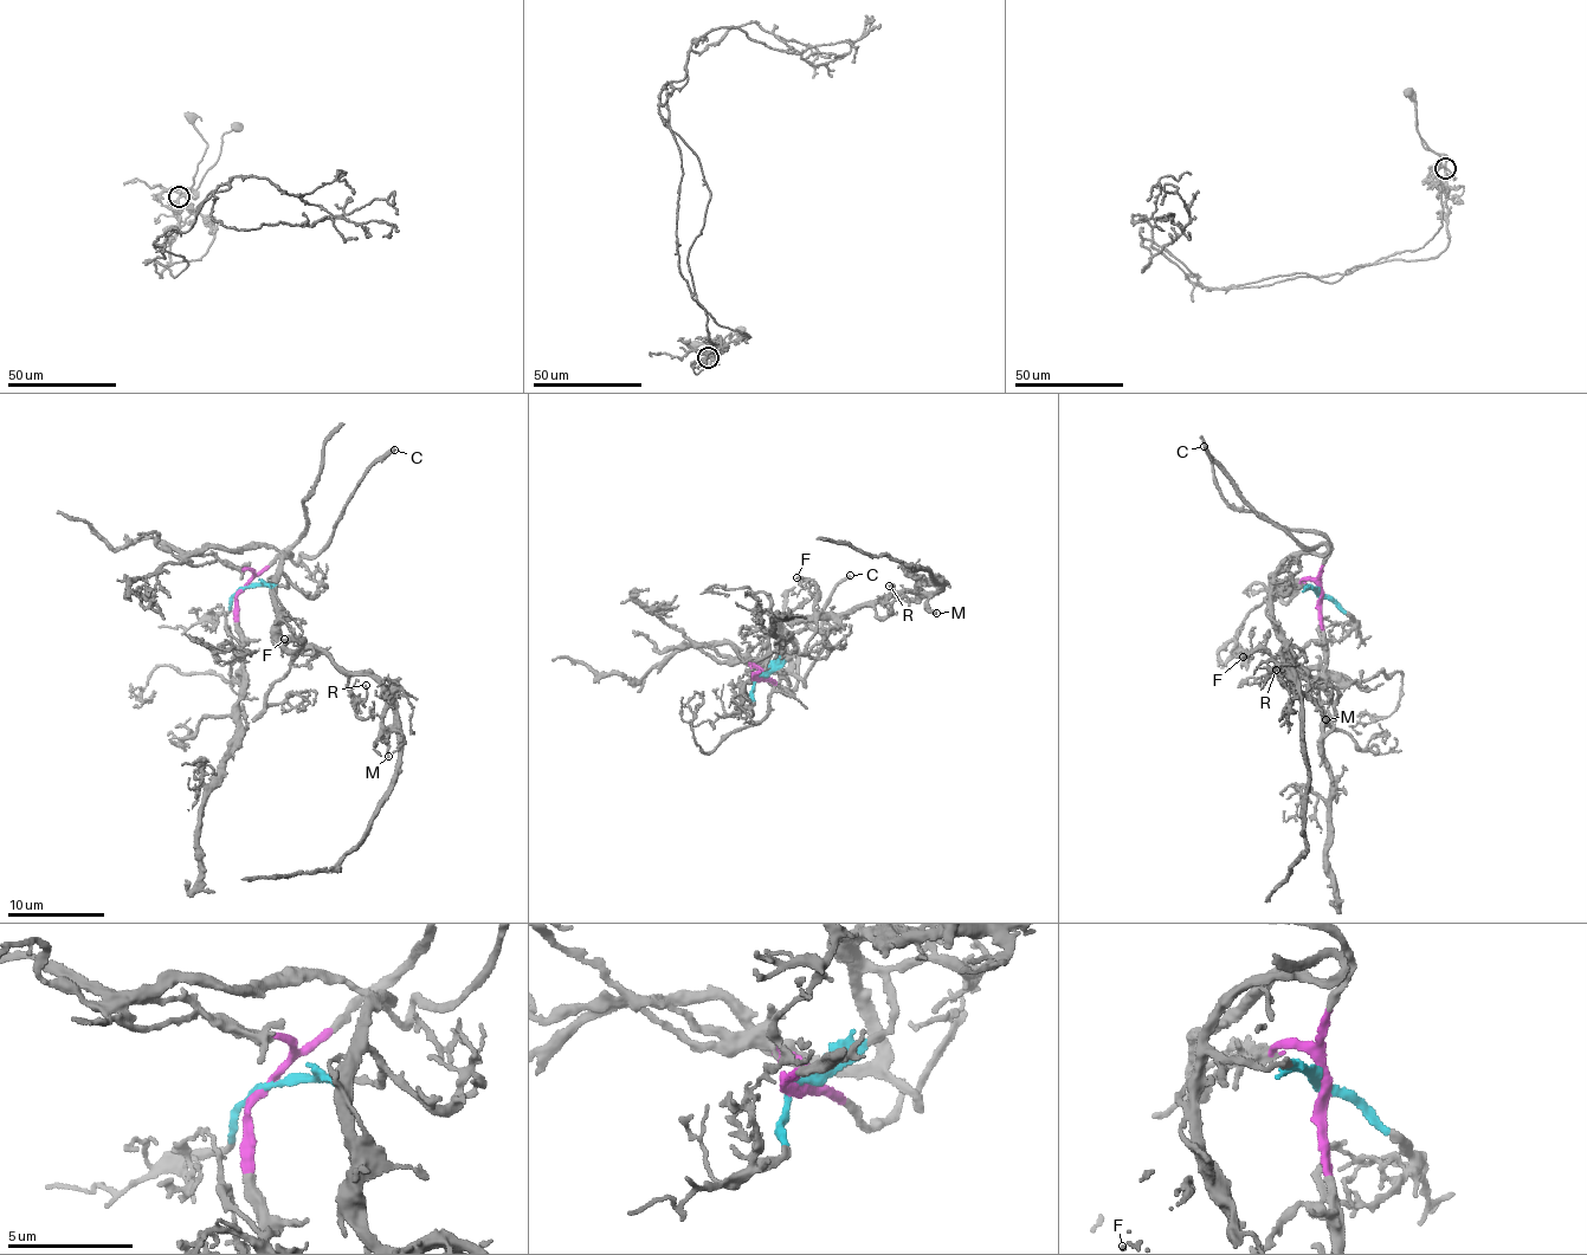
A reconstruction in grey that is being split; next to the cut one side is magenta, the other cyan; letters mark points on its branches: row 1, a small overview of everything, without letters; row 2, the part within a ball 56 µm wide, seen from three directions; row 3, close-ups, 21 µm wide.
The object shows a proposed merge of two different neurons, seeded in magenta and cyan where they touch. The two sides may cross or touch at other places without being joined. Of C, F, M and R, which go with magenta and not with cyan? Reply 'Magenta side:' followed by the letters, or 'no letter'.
Magenta side: no letter

